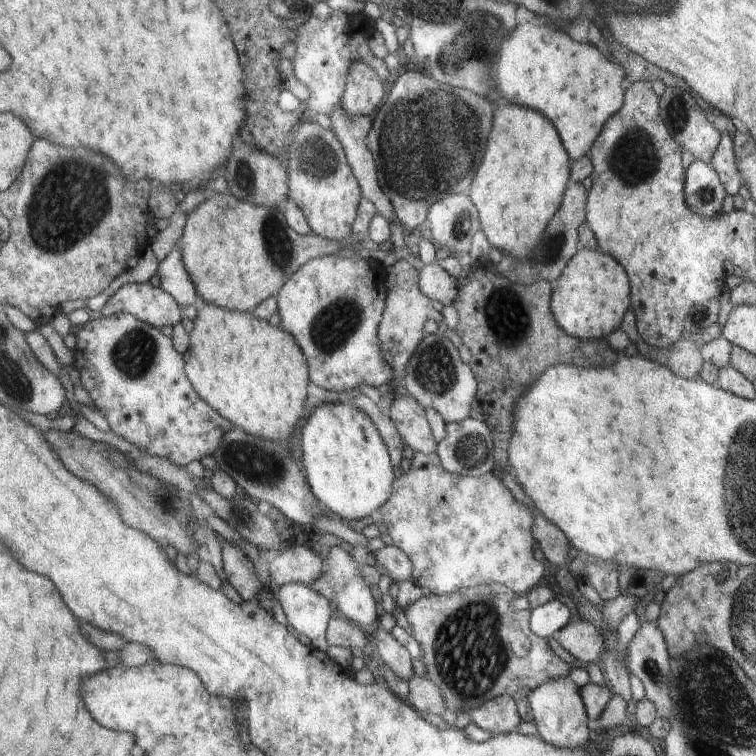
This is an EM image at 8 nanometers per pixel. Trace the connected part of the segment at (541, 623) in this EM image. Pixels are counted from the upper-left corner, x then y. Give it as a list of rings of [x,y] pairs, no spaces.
[[[556,599],[544,603],[530,611],[529,626],[539,637],[554,637],[570,622],[570,609]]]

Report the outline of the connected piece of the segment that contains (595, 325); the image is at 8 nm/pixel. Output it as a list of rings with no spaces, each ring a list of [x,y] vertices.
[[[600,250],[577,251],[555,282],[552,305],[557,325],[567,335],[583,341],[607,339],[608,334],[620,329],[632,302],[631,286],[628,284],[624,269],[617,259],[606,256]]]

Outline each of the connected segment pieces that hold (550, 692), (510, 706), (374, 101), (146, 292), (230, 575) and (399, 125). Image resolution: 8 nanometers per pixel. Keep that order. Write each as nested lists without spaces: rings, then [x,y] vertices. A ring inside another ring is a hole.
[[[570,678],[551,680],[545,682],[544,685],[537,686],[529,694],[529,705],[533,709],[533,717],[540,736],[552,746],[567,751],[582,749],[590,738],[588,724],[586,724],[588,722],[587,710],[584,710],[583,698],[580,698],[574,685],[576,684],[572,684]]]
[[[501,695],[481,704],[477,709],[469,713],[482,730],[488,730],[493,734],[512,733],[518,728],[520,717],[516,712],[516,700],[510,695]]]
[[[361,61],[354,62],[346,77],[341,107],[351,118],[372,117],[384,98],[384,86],[373,68]]]
[[[127,283],[108,297],[103,309],[104,317],[116,313],[130,313],[134,318],[150,323],[158,329],[180,323],[180,308],[176,300],[160,286],[148,283]]]
[[[225,542],[222,547],[222,570],[227,582],[240,594],[243,601],[257,601],[256,596],[260,590],[267,589],[258,581],[253,563],[240,548]]]
[[[420,69],[406,70],[400,74],[394,82],[390,92],[386,95],[386,102],[383,102],[382,108],[378,110],[378,114],[373,117],[373,123],[369,133],[367,134],[367,145],[372,153],[377,168],[378,184],[382,192],[390,199],[394,207],[398,221],[408,230],[415,230],[427,225],[429,209],[450,194],[458,194],[458,192],[468,192],[470,188],[470,180],[474,178],[482,156],[484,156],[484,128],[486,128],[486,140],[488,140],[488,132],[492,128],[492,106],[488,104],[486,98],[476,96],[464,88],[452,88],[452,85],[446,83],[440,84],[438,80],[431,78],[428,74]],[[470,146],[472,146],[472,160],[474,160],[474,172],[470,172]]]

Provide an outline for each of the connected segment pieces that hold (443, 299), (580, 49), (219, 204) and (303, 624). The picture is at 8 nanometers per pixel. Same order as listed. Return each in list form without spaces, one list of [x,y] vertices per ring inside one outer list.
[[[438,262],[422,267],[420,274],[420,289],[432,302],[438,300],[443,306],[453,304],[457,295],[458,278],[450,276]]]
[[[524,22],[517,25],[516,30],[506,37],[500,48],[498,57],[488,62],[490,66],[490,78],[496,84],[498,92],[510,100],[512,104],[528,106],[532,110],[538,110],[558,126],[558,134],[562,134],[562,142],[566,142],[566,150],[570,150],[571,160],[579,160],[584,154],[593,148],[601,130],[605,128],[605,122],[613,114],[618,113],[622,108],[622,80],[624,70],[622,66],[610,62],[602,52],[588,44],[580,44],[570,38],[570,34],[560,32],[556,28],[542,28],[540,26]]]
[[[225,192],[208,194],[206,200],[189,214],[179,247],[184,268],[194,285],[199,302],[216,304],[228,310],[252,312],[260,302],[278,294],[302,265],[315,258],[336,256],[347,244],[358,241],[356,236],[347,237],[340,243],[321,236],[298,236],[285,218],[282,208],[257,207]]]
[[[302,583],[282,585],[276,597],[285,612],[290,629],[312,640],[311,645],[326,651],[328,622],[333,618],[326,597]]]

